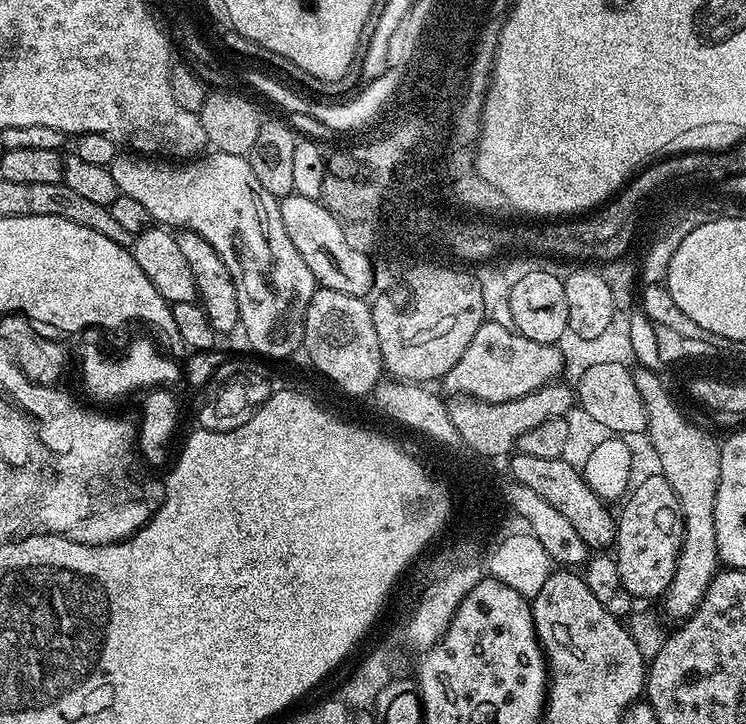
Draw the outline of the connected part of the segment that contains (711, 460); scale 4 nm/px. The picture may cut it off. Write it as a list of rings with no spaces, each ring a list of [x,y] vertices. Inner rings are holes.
[[[632,368],[634,386],[638,386],[638,394],[644,400],[648,419],[646,434],[652,438],[652,446],[660,459],[659,475],[670,482],[684,519],[684,541],[678,554],[674,578],[662,597],[665,614],[675,622],[683,622],[702,602],[720,564],[714,534],[714,498],[718,494],[720,477],[720,444],[706,429],[699,428],[694,421],[684,417],[683,410],[668,397],[667,386],[656,375],[650,368]]]

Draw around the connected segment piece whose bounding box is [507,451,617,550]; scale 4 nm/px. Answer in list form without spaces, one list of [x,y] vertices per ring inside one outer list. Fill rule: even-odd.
[[[517,451],[507,461],[511,479],[530,487],[535,494],[544,498],[554,506],[574,526],[580,538],[589,550],[604,550],[616,539],[617,517],[611,512],[609,505],[584,481],[581,469],[576,468],[564,456],[554,458],[538,458],[534,454]]]

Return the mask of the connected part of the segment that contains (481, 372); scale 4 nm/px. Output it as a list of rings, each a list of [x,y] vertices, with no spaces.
[[[485,322],[478,326],[478,334],[470,338],[470,346],[466,346],[462,358],[442,377],[445,390],[452,392],[448,394],[474,396],[487,404],[497,404],[544,388],[559,377],[556,376],[559,372],[565,371],[563,356],[556,344],[534,342],[504,324]]]

